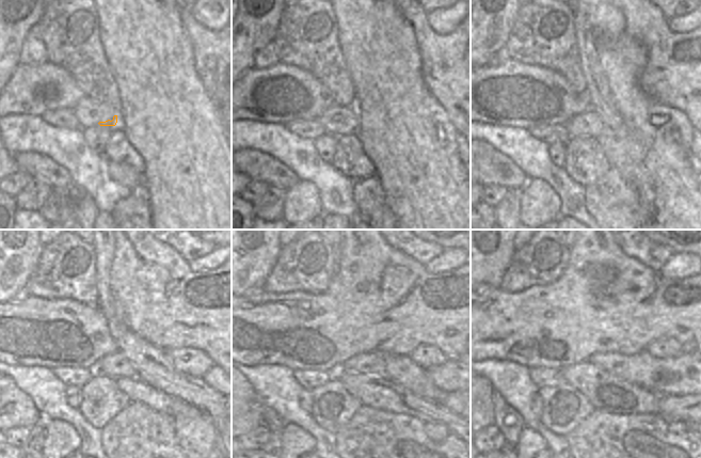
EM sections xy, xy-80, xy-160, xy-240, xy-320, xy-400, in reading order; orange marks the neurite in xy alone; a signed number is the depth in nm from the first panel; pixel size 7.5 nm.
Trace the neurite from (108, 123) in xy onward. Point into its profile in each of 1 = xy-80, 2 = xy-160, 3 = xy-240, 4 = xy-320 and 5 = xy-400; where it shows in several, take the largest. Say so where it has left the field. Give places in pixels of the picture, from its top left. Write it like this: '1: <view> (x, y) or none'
1: xy-80 (341, 126)
2: xy-160 (592, 125)
3: xy-240 (115, 365)
4: xy-320 (371, 363)
5: xy-400 (686, 374)

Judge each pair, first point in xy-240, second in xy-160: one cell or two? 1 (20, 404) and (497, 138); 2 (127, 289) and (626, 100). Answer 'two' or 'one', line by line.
1: two
2: two

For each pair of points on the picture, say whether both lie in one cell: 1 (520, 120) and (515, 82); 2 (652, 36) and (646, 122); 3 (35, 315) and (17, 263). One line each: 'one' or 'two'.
1: one
2: two
3: two

